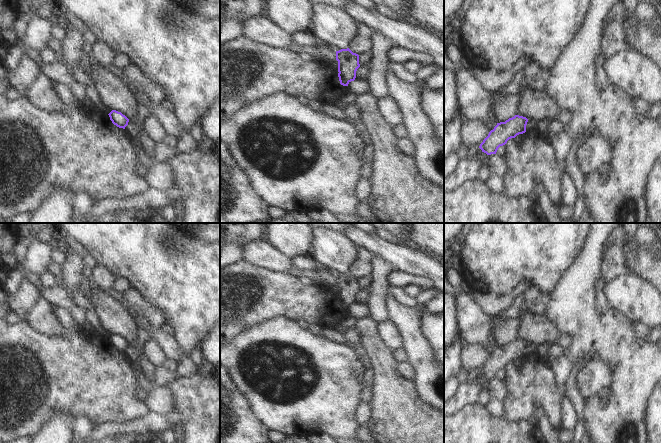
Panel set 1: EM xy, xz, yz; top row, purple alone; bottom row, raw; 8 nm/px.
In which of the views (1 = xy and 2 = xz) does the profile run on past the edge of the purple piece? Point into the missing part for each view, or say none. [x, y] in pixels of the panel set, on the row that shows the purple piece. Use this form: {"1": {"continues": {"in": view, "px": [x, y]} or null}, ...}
{"1": {"continues": null}, "2": {"continues": null}}

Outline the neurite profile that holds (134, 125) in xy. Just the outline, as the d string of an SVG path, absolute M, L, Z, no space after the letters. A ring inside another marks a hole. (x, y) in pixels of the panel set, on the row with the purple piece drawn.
M138 104L137 115L133 119L129 120L128 125L125 127L125 130L127 132L130 132L134 135L135 133L138 133L140 130L144 130L143 121L150 115L150 112L147 109L148 107Z

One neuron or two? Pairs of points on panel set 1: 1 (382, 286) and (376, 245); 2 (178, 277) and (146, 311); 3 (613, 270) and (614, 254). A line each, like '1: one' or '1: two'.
1: two
2: two
3: one

